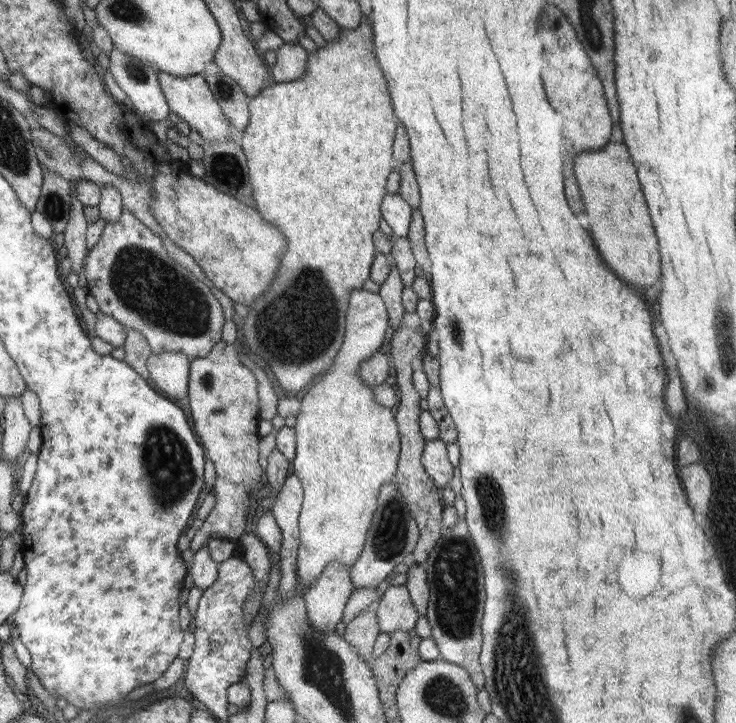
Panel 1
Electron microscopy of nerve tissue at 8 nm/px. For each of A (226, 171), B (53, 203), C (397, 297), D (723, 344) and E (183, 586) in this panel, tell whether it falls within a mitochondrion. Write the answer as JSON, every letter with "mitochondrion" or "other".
{"A":"mitochondrion","B":"mitochondrion","C":"other","D":"mitochondrion","E":"other"}

